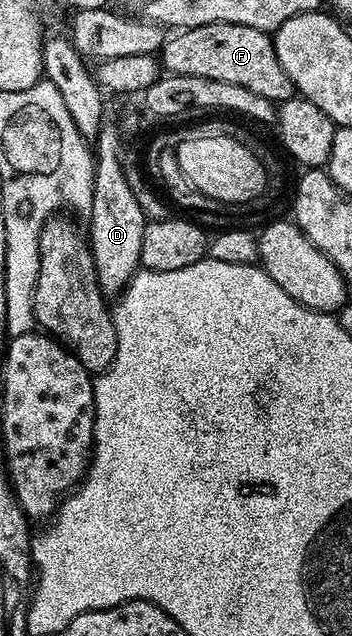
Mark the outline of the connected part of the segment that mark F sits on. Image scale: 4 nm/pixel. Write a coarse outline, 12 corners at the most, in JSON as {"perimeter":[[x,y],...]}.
{"perimeter":[[205,24],[163,44],[160,64],[244,86],[296,95],[271,33]]}

